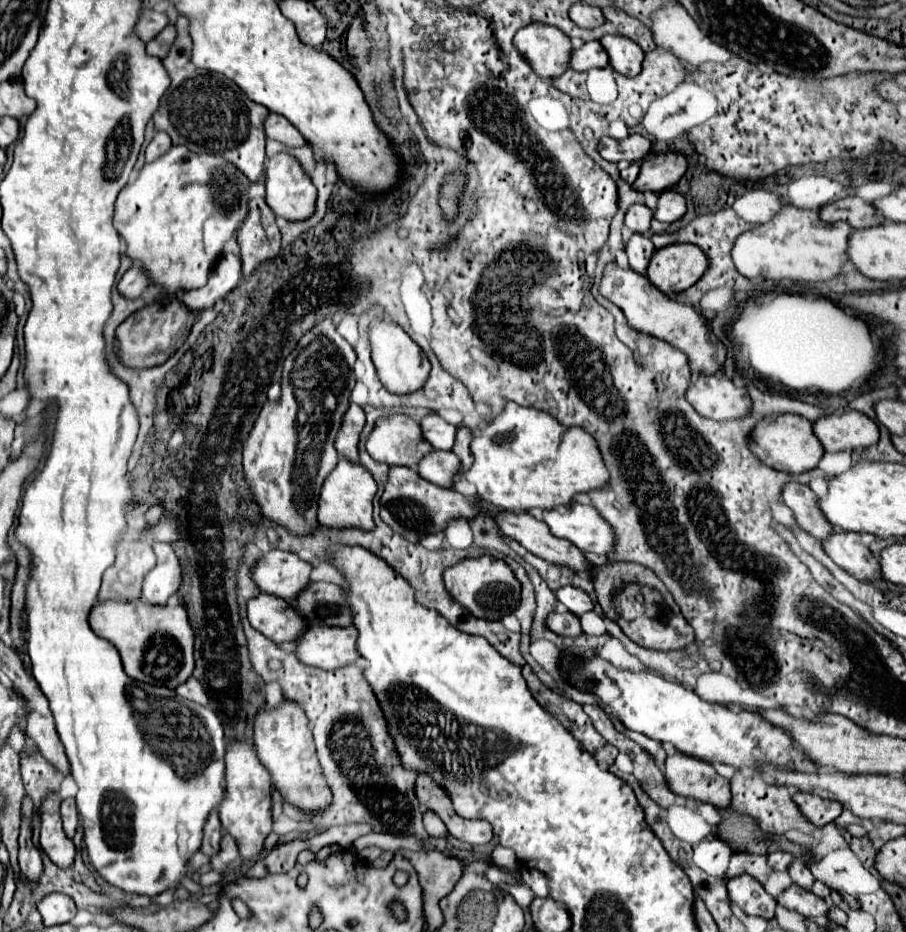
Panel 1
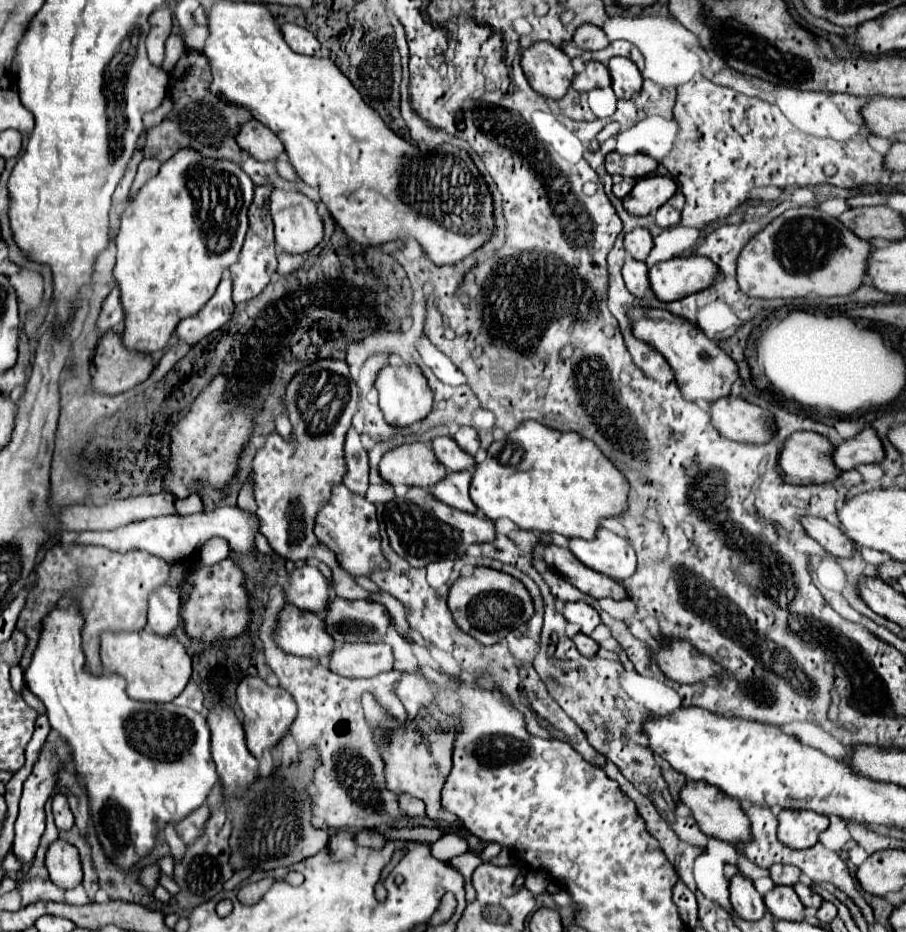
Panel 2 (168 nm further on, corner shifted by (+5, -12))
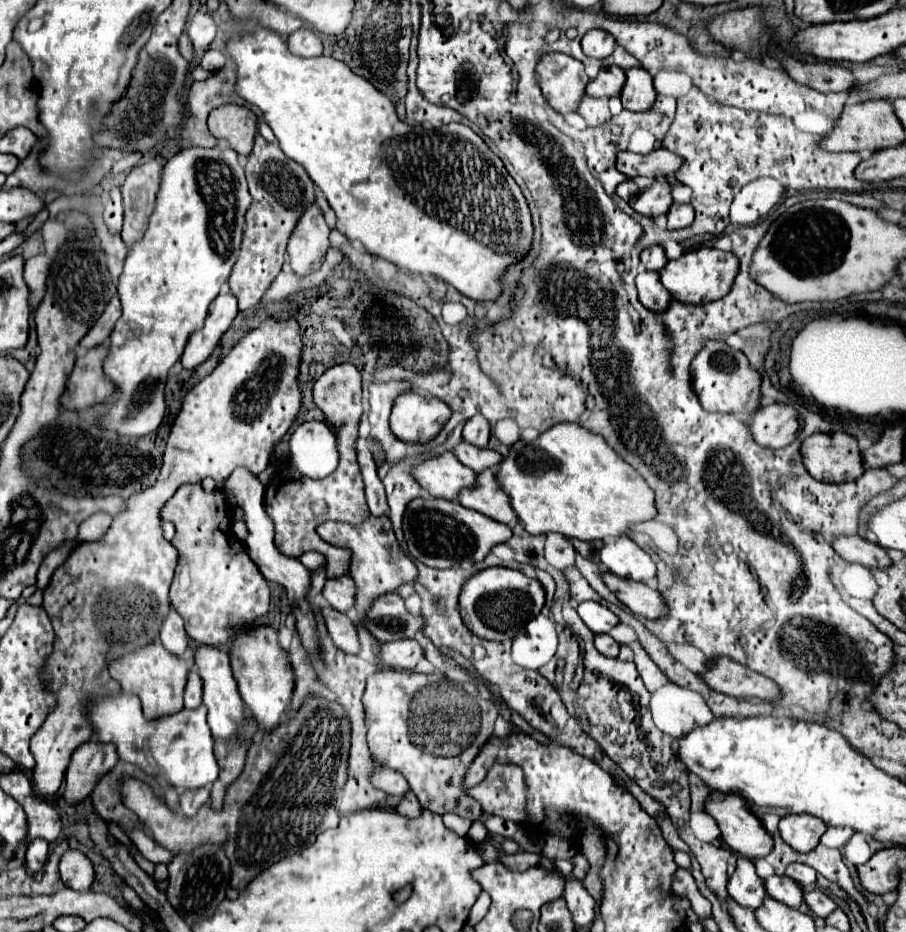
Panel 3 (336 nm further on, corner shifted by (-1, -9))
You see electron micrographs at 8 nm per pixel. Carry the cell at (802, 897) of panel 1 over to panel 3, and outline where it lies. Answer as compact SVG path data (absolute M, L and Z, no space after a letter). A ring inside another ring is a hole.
M768 876L764 880L764 888L766 888L766 894L786 906L792 906L792 908L798 908L800 902L802 902L802 888L788 876Z

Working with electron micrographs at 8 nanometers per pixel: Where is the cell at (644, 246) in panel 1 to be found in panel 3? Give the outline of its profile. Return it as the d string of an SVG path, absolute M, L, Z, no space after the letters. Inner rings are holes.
M642 268L636 278L636 286L638 286L638 298L642 306L648 308L650 312L656 312L656 314L664 312L672 300L668 290L662 286L658 272L650 272Z

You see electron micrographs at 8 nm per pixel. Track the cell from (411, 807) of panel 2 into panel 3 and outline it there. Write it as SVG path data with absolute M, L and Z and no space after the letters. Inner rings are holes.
M374 762L370 780L374 782L374 786L378 786L380 790L384 790L390 796L404 796L406 790L410 790L410 786L408 786L408 782L404 780L402 774L398 774L396 770L384 768L378 762Z

